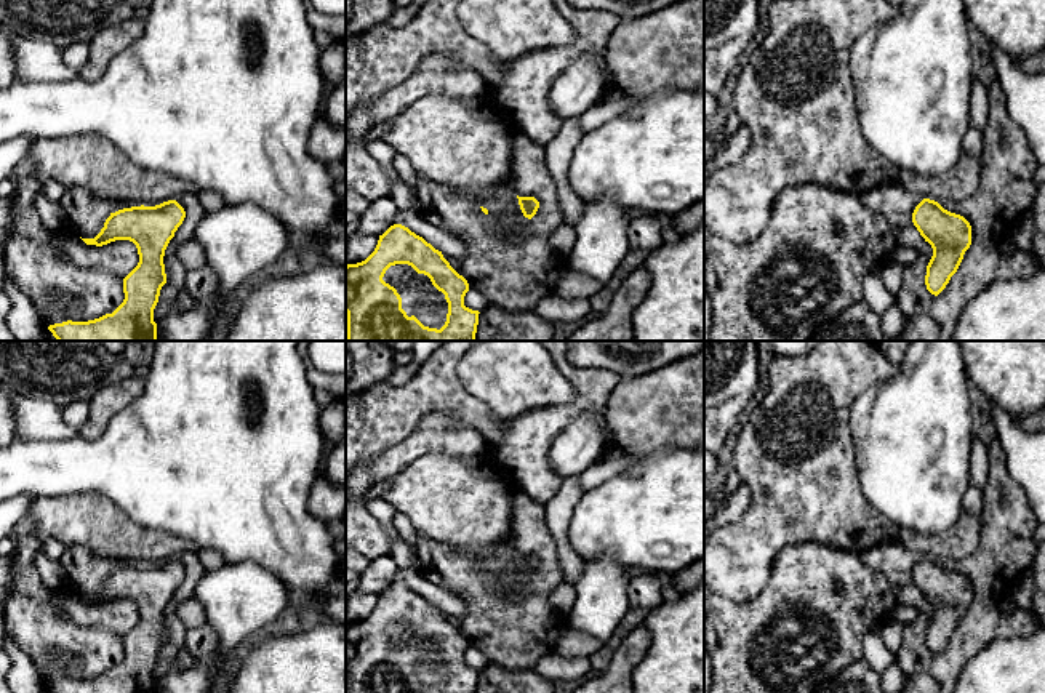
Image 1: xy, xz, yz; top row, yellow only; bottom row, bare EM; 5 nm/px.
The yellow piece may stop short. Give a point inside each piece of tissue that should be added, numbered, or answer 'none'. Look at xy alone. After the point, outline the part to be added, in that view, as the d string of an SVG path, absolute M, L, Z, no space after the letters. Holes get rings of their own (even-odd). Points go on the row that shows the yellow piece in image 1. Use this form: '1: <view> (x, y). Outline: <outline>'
none

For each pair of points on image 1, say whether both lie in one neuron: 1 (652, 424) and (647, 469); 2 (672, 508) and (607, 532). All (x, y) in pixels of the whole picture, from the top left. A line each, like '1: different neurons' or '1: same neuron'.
1: different neurons
2: same neuron

